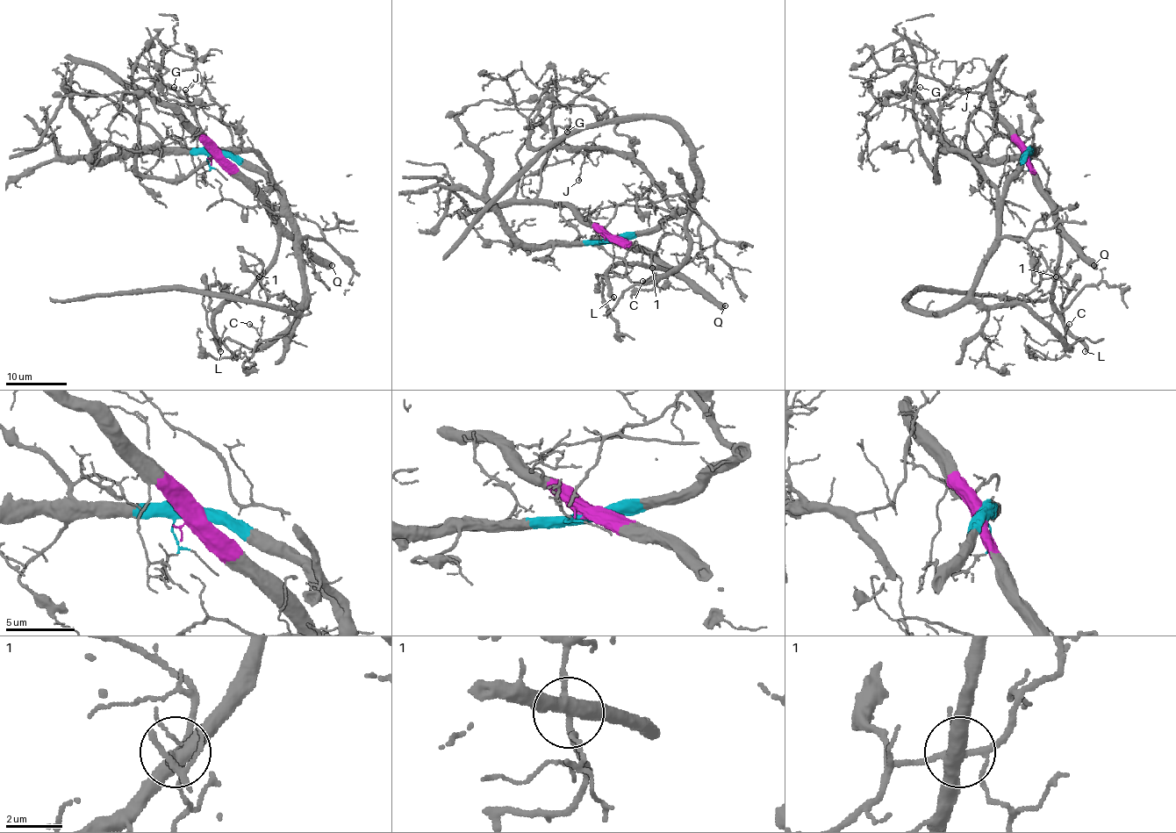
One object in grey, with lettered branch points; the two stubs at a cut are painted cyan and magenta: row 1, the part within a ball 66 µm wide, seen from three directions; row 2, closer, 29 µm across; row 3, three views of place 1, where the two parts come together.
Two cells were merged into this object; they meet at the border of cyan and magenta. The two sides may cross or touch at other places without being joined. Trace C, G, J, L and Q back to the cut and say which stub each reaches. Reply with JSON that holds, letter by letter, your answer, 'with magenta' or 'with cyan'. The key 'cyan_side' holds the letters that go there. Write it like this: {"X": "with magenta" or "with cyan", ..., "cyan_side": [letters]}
{"C": "with cyan", "G": "with magenta", "J": "with cyan", "L": "with magenta", "Q": "with magenta", "cyan_side": ["C", "J"]}

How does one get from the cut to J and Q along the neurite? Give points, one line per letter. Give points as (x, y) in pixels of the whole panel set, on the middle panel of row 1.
J: (611, 239), (648, 234), (677, 211), (663, 190), (626, 156), (603, 150), (588, 152), (579, 181)
Q: (611, 239), (640, 247), (655, 262), (669, 264), (677, 274), (685, 276), (708, 298), (725, 305)

